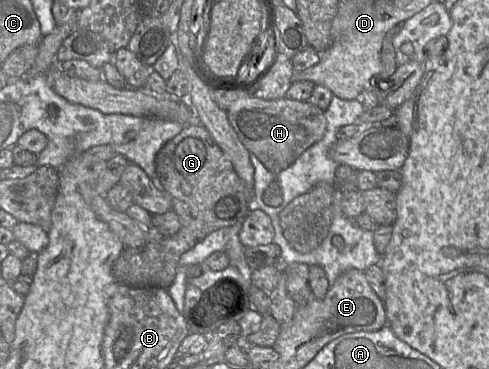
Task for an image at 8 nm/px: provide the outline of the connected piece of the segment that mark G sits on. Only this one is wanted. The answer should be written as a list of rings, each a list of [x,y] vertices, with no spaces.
[[[200,123],[185,124],[182,131],[167,141],[155,157],[159,188],[171,201],[180,219],[180,229],[169,237],[151,235],[142,246],[126,247],[113,262],[117,283],[131,287],[168,289],[179,268],[179,258],[213,231],[243,221],[252,206],[252,189],[236,173],[231,161]]]

